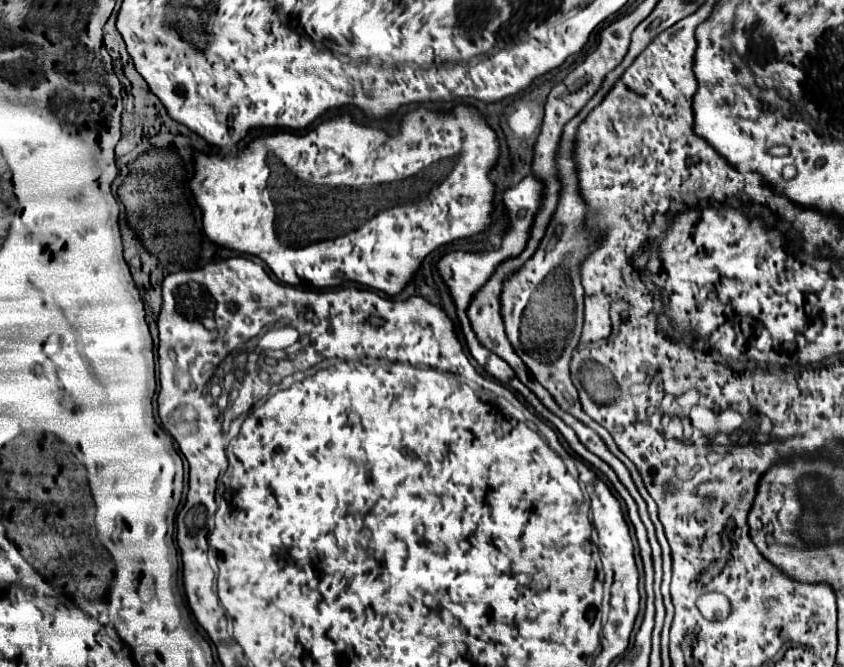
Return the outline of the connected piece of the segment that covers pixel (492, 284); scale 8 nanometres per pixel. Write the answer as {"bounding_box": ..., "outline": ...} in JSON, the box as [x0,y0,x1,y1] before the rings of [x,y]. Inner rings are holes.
{"bounding_box":[466,272,574,430],"outline":[[[494,272],[494,274],[488,278],[488,282],[486,282],[486,284],[484,284],[484,286],[472,296],[472,300],[470,300],[468,308],[466,308],[466,314],[468,314],[468,320],[470,320],[472,332],[476,334],[478,342],[480,342],[484,348],[488,348],[490,352],[498,354],[502,360],[506,360],[506,362],[512,366],[512,370],[516,372],[516,378],[522,380],[522,384],[528,386],[528,388],[538,396],[538,400],[540,400],[550,412],[554,412],[558,418],[562,418],[564,424],[568,424],[568,426],[574,430],[574,416],[566,416],[566,412],[562,412],[562,408],[558,408],[558,404],[554,404],[554,400],[550,400],[548,392],[546,392],[546,390],[544,390],[544,388],[542,388],[542,386],[530,376],[530,372],[526,372],[526,366],[522,364],[522,360],[518,358],[518,354],[512,350],[510,342],[506,340],[506,332],[504,332],[504,328],[502,328],[502,318],[498,316],[498,292],[502,290],[502,282],[496,282],[496,276],[504,276],[504,274]]]}

